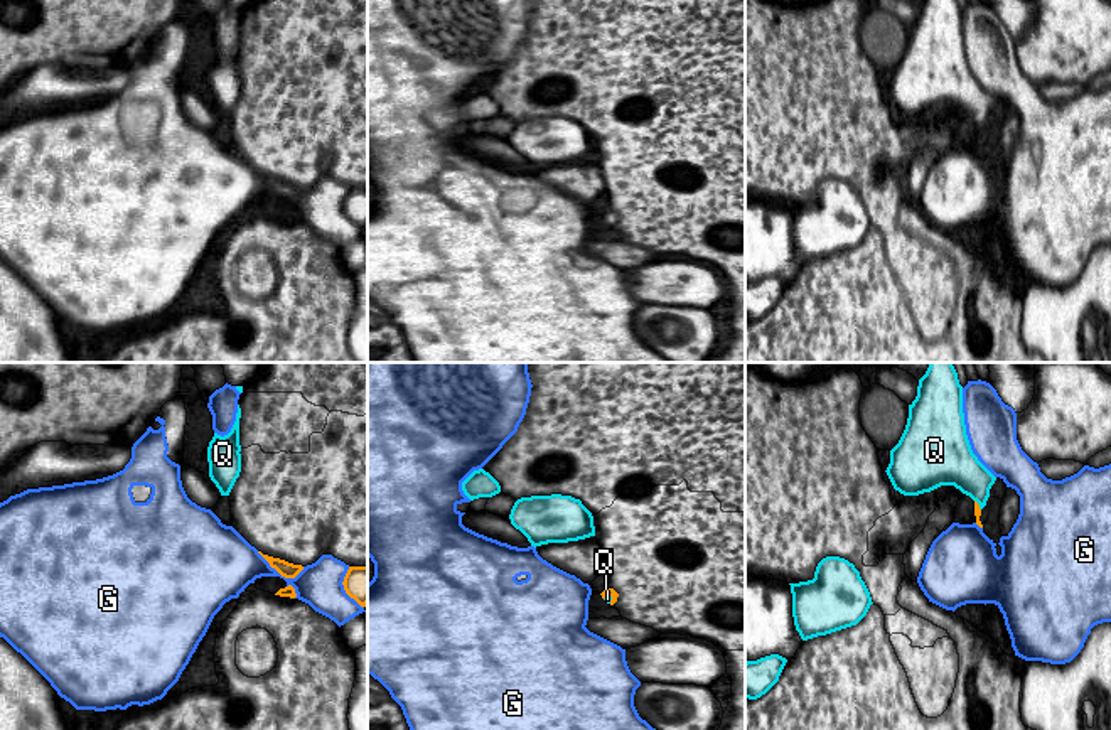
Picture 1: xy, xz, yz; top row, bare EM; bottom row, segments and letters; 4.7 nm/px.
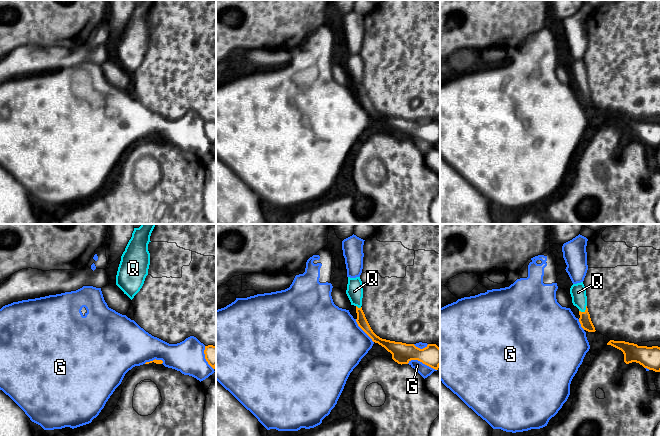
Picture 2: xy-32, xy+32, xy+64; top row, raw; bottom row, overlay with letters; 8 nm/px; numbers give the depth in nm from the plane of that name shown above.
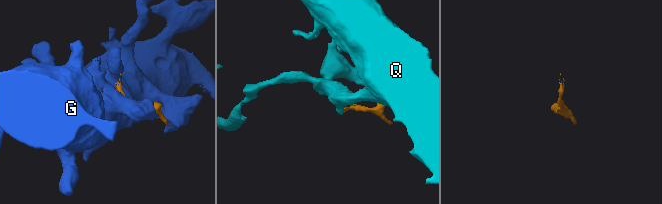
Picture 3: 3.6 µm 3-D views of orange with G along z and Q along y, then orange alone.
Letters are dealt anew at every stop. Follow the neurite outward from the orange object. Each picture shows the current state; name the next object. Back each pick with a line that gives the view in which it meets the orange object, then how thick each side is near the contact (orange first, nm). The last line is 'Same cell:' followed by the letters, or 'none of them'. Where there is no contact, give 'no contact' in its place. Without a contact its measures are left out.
Q: contact in xz; calibres 50 and 30 nm
Same cell: Q

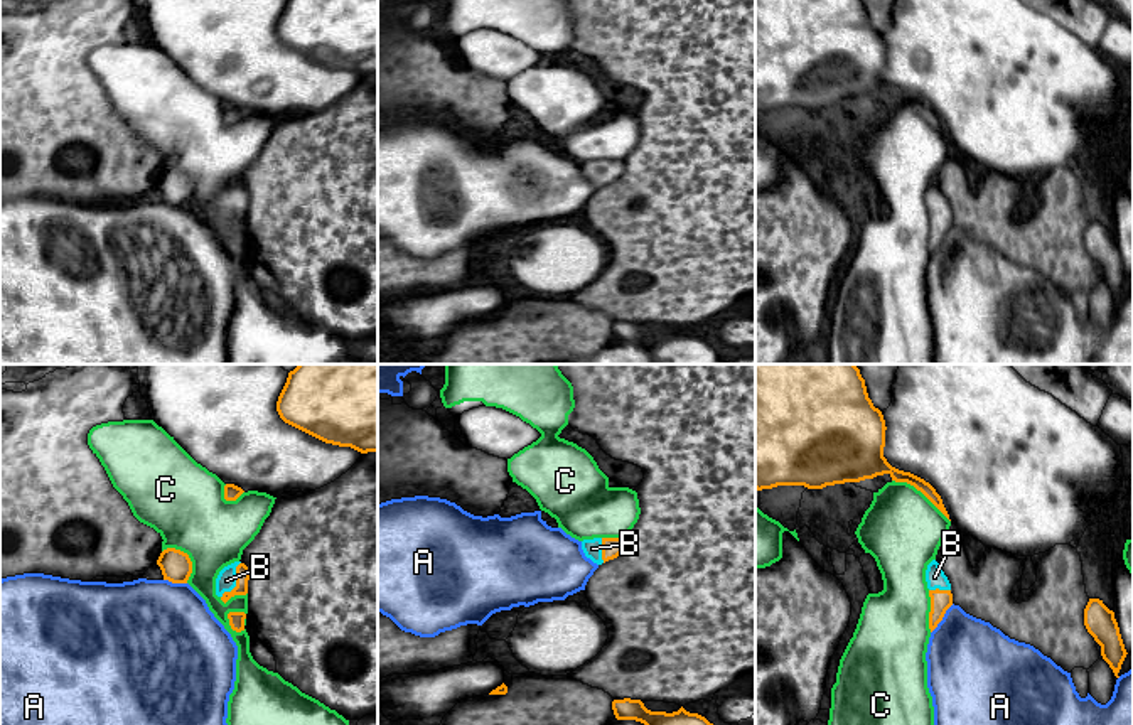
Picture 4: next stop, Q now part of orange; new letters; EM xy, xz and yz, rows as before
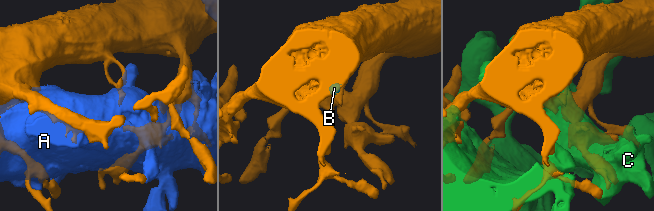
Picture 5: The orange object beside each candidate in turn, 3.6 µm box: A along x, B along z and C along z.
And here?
B: contact in xy; calibres 60 and 100 nm
Same cell: B

